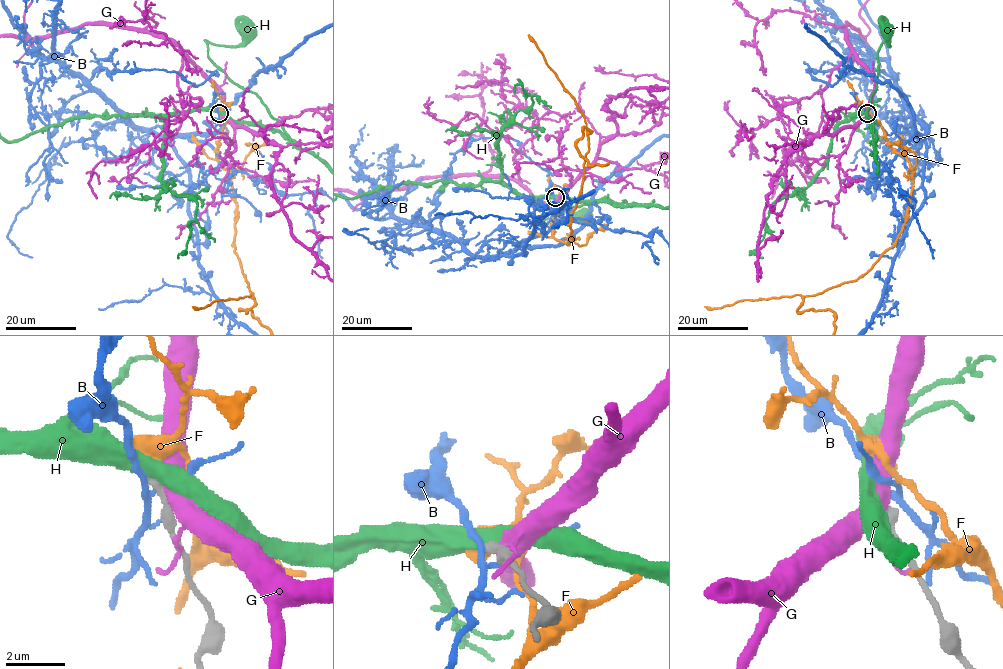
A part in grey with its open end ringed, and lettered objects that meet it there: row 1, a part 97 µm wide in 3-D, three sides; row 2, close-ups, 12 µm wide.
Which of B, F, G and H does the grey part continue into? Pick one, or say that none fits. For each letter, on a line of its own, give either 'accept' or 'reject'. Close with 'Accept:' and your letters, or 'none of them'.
B: reject
F: reject
G: reject
H: reject
Accept: none of them

